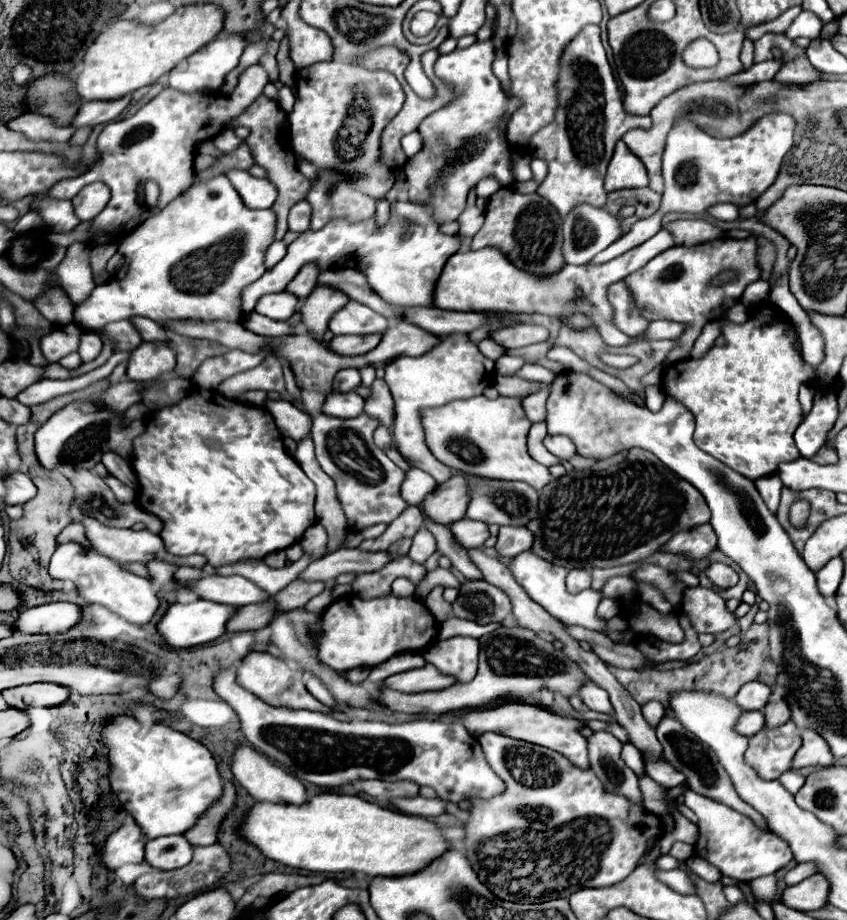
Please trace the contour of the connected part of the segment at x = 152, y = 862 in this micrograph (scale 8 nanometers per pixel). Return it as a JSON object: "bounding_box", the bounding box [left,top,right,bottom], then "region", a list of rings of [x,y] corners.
{"bounding_box":[146,835,194,869],"region":[[[184,835],[150,839],[146,845],[146,863],[156,869],[178,869],[192,861],[194,847]]]}

